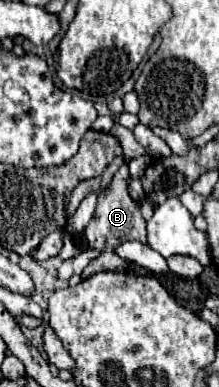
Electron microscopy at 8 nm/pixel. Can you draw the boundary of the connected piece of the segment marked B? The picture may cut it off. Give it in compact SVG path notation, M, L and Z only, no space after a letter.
M120 167L120 171L116 171L116 175L112 177L110 185L98 193L96 213L94 213L92 221L88 223L88 229L84 233L88 239L88 245L102 249L102 255L98 259L90 261L90 265L82 271L82 279L90 277L98 271L122 271L124 269L124 267L110 267L110 249L114 245L130 241L130 239L138 239L138 241L146 243L146 221L140 215L138 203L128 195L128 169L126 167Z

